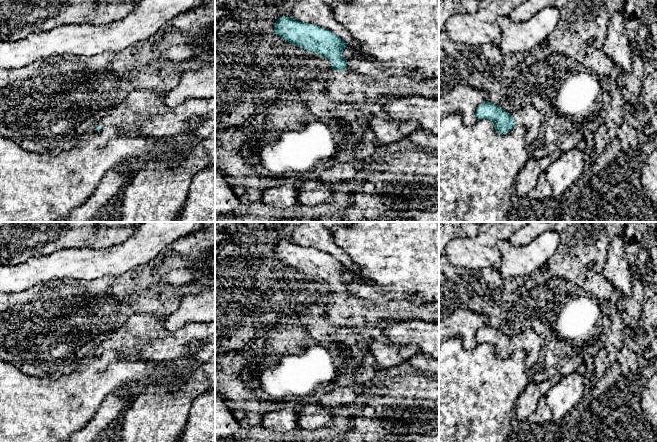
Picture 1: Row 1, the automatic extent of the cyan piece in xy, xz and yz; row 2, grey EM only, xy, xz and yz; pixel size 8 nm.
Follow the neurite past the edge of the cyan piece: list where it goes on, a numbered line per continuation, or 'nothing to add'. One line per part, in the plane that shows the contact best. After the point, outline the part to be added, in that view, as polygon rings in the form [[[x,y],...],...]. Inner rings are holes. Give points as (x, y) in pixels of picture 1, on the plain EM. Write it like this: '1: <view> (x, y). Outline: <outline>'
1: xz (346, 310). Outline: [[[346,292],[335,295],[328,303],[326,316],[340,327],[379,324],[384,320],[436,322],[439,321],[439,302],[417,304],[410,299],[374,302]]]

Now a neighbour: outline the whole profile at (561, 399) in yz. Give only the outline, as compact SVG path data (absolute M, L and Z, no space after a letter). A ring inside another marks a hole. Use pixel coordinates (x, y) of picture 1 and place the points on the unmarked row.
M577 371L567 374L546 394L546 404L554 421L564 422L571 411L579 407L584 396L584 374Z

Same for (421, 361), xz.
M420 351L409 359L409 363L419 370L439 374L439 360Z

